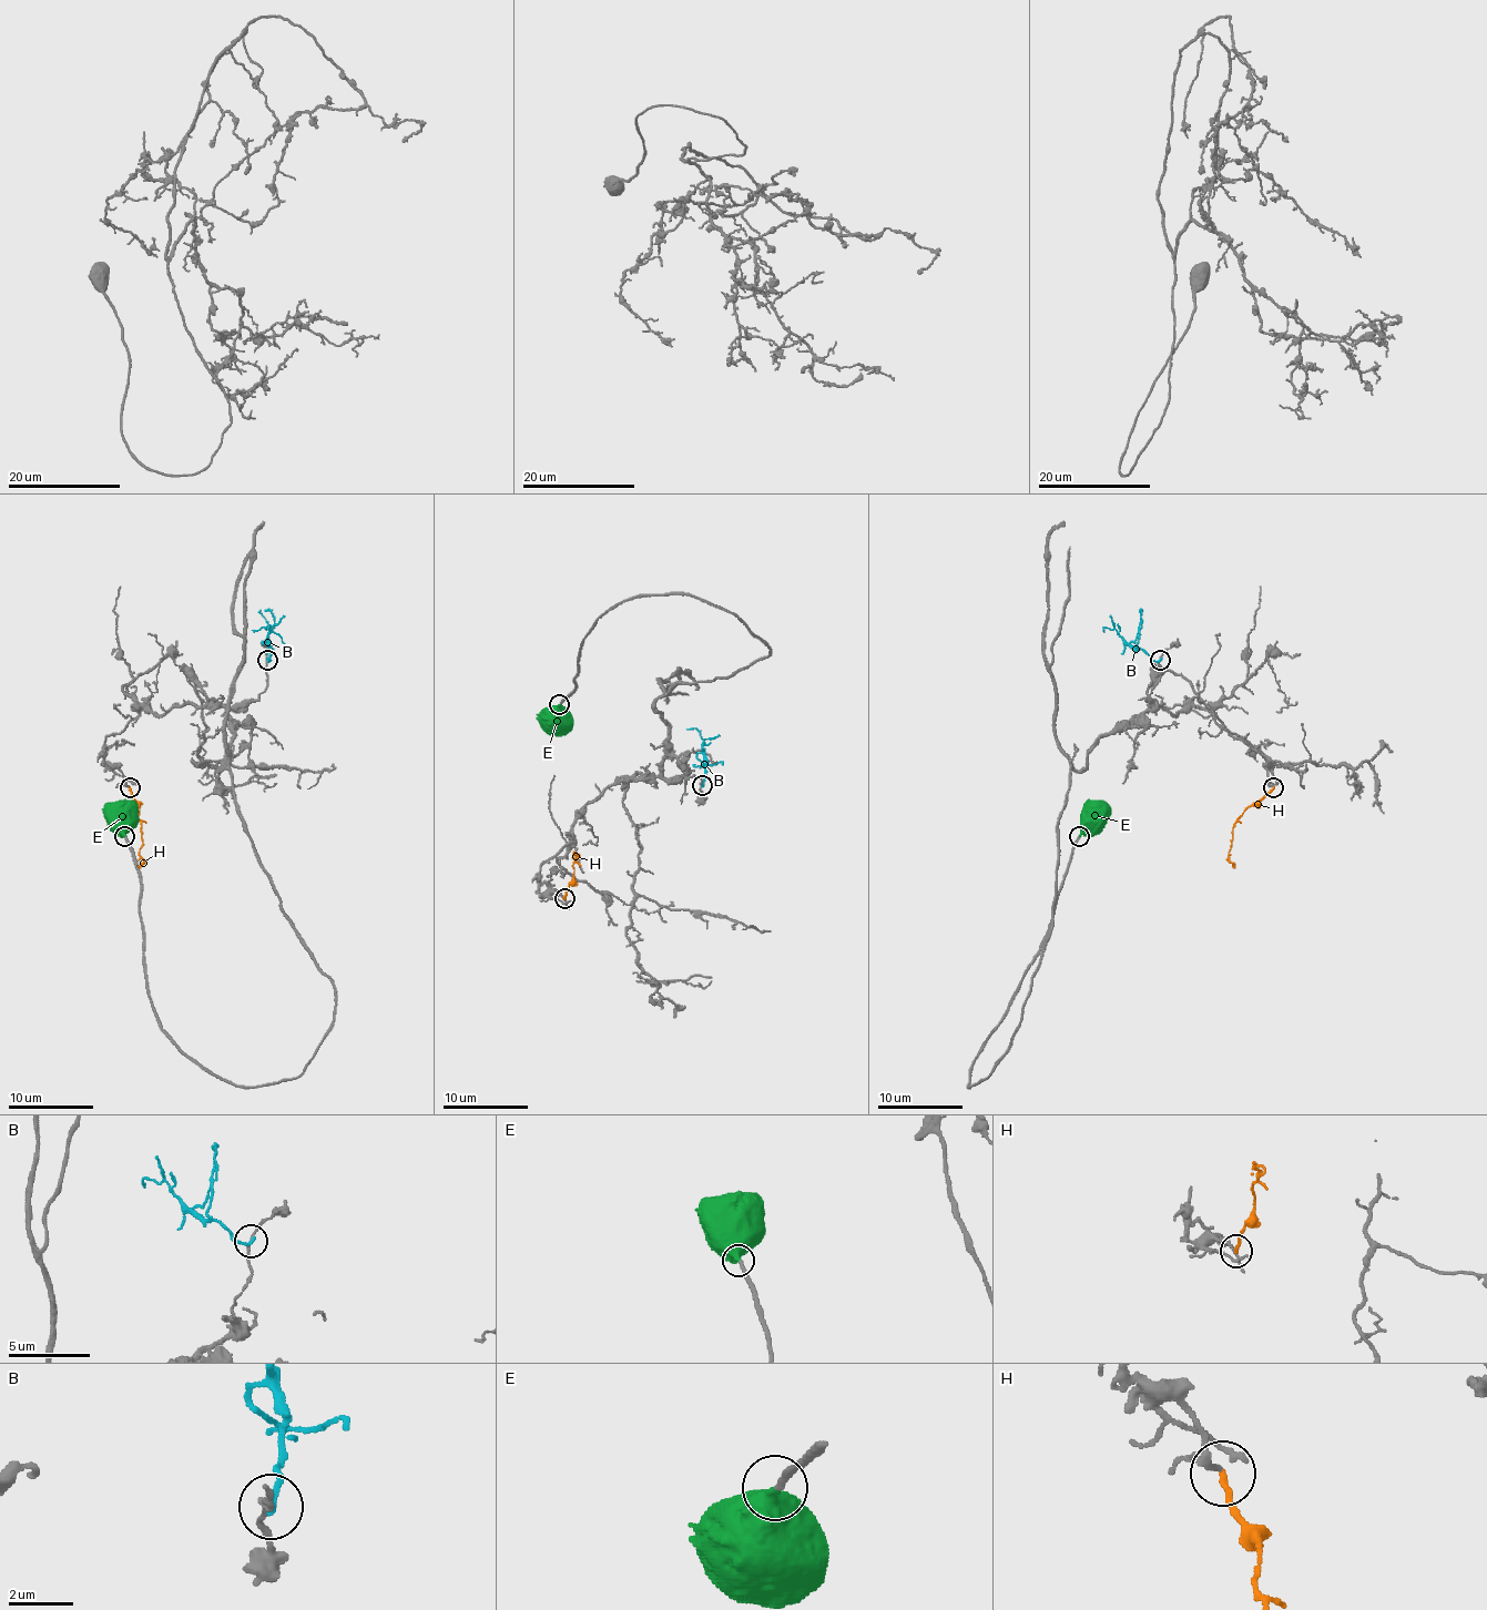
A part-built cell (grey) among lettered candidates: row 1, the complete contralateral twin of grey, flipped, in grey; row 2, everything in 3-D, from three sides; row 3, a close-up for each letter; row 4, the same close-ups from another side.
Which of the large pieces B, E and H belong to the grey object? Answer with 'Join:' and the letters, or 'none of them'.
Join: E

